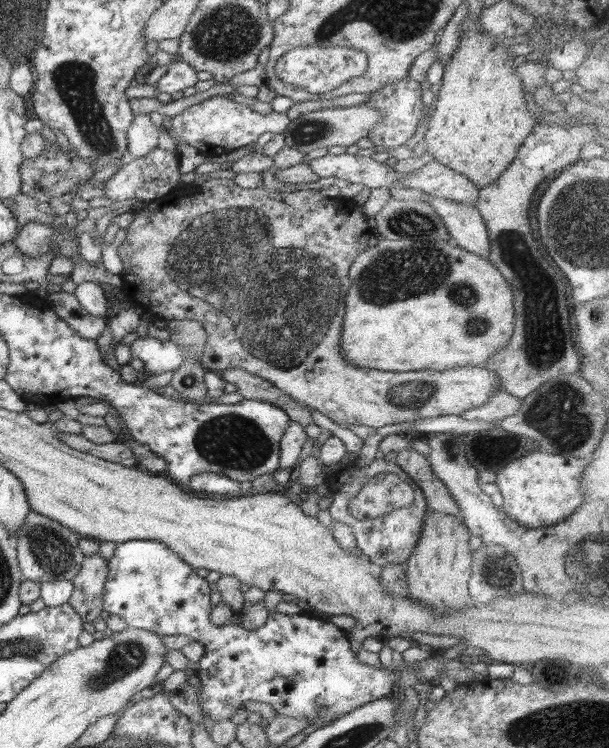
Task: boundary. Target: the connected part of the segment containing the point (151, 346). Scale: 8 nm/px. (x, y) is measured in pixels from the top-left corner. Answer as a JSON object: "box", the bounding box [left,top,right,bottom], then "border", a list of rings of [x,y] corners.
{"box":[132,336,184,378],"border":[[[148,336],[139,337],[132,345],[132,358],[142,361],[145,378],[176,371],[184,362],[184,351],[176,343]]]}

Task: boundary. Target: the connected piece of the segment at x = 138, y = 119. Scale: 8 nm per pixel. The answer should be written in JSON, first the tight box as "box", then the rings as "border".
{"box":[127,114,158,158],"border":[[[148,114],[135,116],[127,133],[129,158],[142,158],[158,147],[158,129]]]}

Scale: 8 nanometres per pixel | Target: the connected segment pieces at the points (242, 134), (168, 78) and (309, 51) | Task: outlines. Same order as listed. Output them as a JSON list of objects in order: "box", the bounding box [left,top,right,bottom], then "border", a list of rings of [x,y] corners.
[{"box":[167,95,291,157],"border":[[[217,95],[208,100],[202,101],[201,103],[192,105],[191,107],[181,111],[180,114],[173,116],[171,120],[172,127],[171,129],[168,129],[167,132],[168,135],[172,137],[174,143],[176,143],[176,145],[181,142],[188,144],[196,148],[196,150],[205,157],[214,157],[225,153],[227,154],[237,148],[254,144],[264,133],[272,133],[274,135],[283,134],[291,121],[286,113],[272,111],[270,114],[264,116],[263,114],[254,112],[248,105],[244,105],[244,103],[238,103],[237,101],[231,100],[222,95]]]},{"box":[155,59,197,97],"border":[[[182,59],[172,61],[168,66],[164,76],[155,83],[155,88],[159,92],[166,92],[174,97],[182,94],[183,90],[194,86],[197,82],[197,70]]]},{"box":[275,46,368,97],"border":[[[308,46],[295,48],[282,55],[275,64],[275,74],[282,82],[294,85],[298,92],[317,97],[353,78],[362,76],[367,71],[368,65],[368,54],[355,48]]]}]

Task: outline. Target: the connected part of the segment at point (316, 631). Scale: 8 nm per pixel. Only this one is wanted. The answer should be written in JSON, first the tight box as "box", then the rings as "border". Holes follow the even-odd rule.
{"box":[103,542,475,726],"border":[[[161,542],[116,543],[114,555],[107,560],[107,564],[109,571],[103,594],[105,615],[118,616],[128,623],[129,627],[147,630],[160,637],[170,634],[175,637],[188,636],[192,641],[204,645],[205,651],[198,661],[195,675],[200,678],[198,693],[201,709],[213,721],[226,720],[243,708],[244,702],[256,700],[270,704],[271,708],[282,716],[304,717],[312,726],[326,726],[367,702],[389,697],[399,679],[395,669],[404,669],[404,665],[415,668],[413,672],[417,674],[419,681],[434,680],[442,672],[447,672],[450,678],[461,684],[470,683],[475,678],[475,673],[468,668],[468,663],[461,662],[459,658],[438,660],[438,657],[429,657],[416,662],[404,661],[395,668],[375,668],[360,662],[350,647],[350,636],[347,632],[334,625],[331,618],[327,620],[319,618],[318,615],[301,613],[287,616],[274,612],[263,626],[255,630],[247,630],[242,623],[214,625],[210,622],[210,613],[214,608],[210,603],[211,584]],[[318,707],[324,707],[325,713],[320,713]]]}

